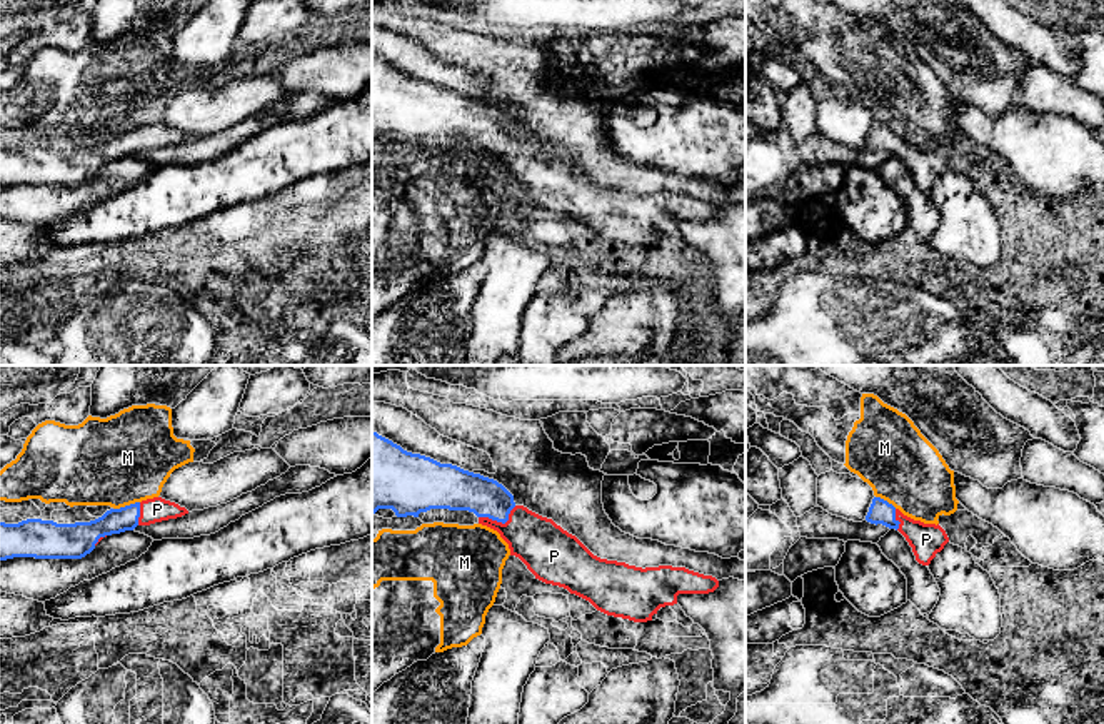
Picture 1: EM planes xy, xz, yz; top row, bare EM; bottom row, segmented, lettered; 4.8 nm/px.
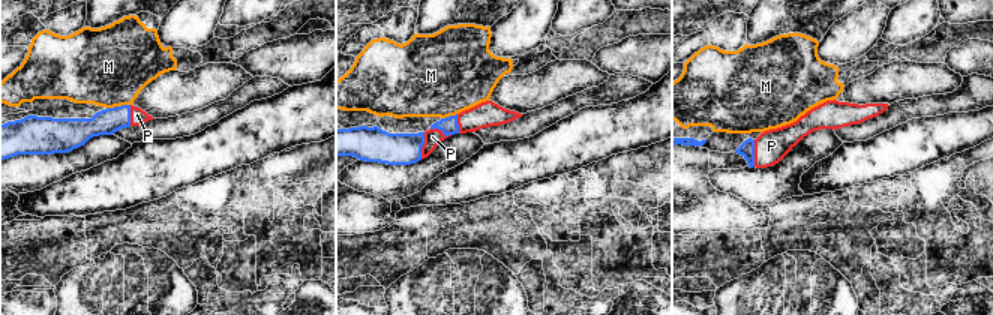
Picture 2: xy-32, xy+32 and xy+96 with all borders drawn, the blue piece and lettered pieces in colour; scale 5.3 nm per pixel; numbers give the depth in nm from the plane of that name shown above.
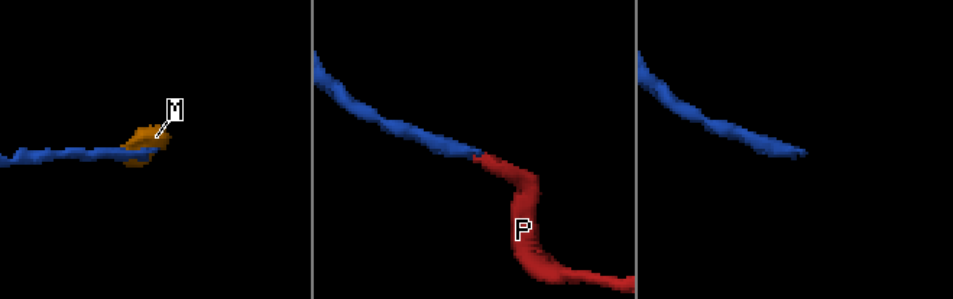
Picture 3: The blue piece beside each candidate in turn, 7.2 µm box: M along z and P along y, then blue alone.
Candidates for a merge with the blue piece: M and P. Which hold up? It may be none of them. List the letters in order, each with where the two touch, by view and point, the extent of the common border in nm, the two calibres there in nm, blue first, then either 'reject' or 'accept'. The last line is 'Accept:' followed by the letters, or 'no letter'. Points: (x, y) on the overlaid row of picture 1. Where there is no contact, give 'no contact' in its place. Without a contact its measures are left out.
M: contact xy (125, 506); length 130 nm; calibres 140 and 440 nm; reject
P: contact xz (499, 521); length 190 nm; calibres 200 and 240 nm; accept
Accept: P

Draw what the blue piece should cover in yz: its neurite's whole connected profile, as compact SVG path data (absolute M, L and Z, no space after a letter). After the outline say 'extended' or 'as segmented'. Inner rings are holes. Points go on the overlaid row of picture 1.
M881 497L872 499L866 520L899 530L912 547L916 561L922 566L929 566L949 542L946 530L939 524L914 520Z; extended

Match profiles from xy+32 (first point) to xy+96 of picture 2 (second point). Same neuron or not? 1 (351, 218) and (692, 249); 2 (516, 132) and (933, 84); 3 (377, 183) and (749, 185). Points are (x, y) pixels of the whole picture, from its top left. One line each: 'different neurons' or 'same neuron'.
1: different neurons
2: different neurons
3: same neuron

